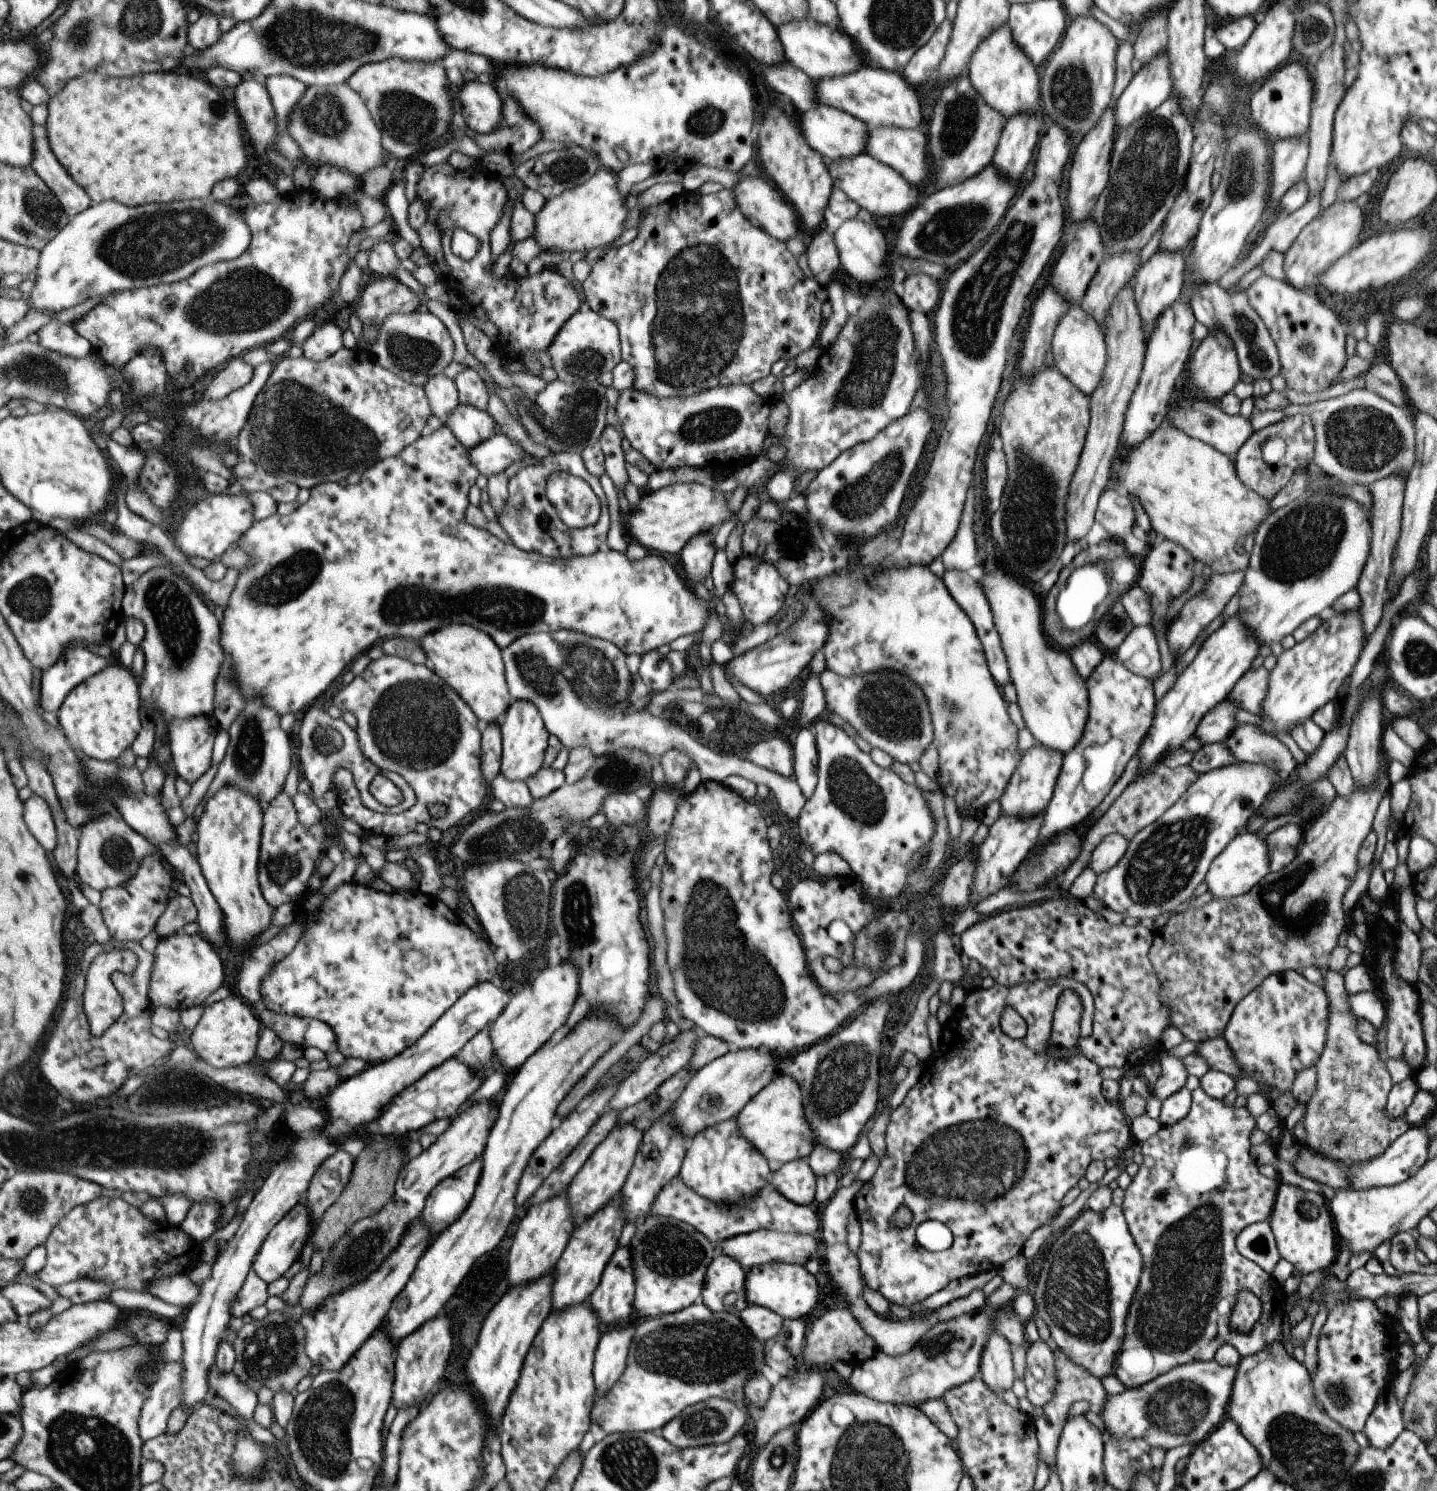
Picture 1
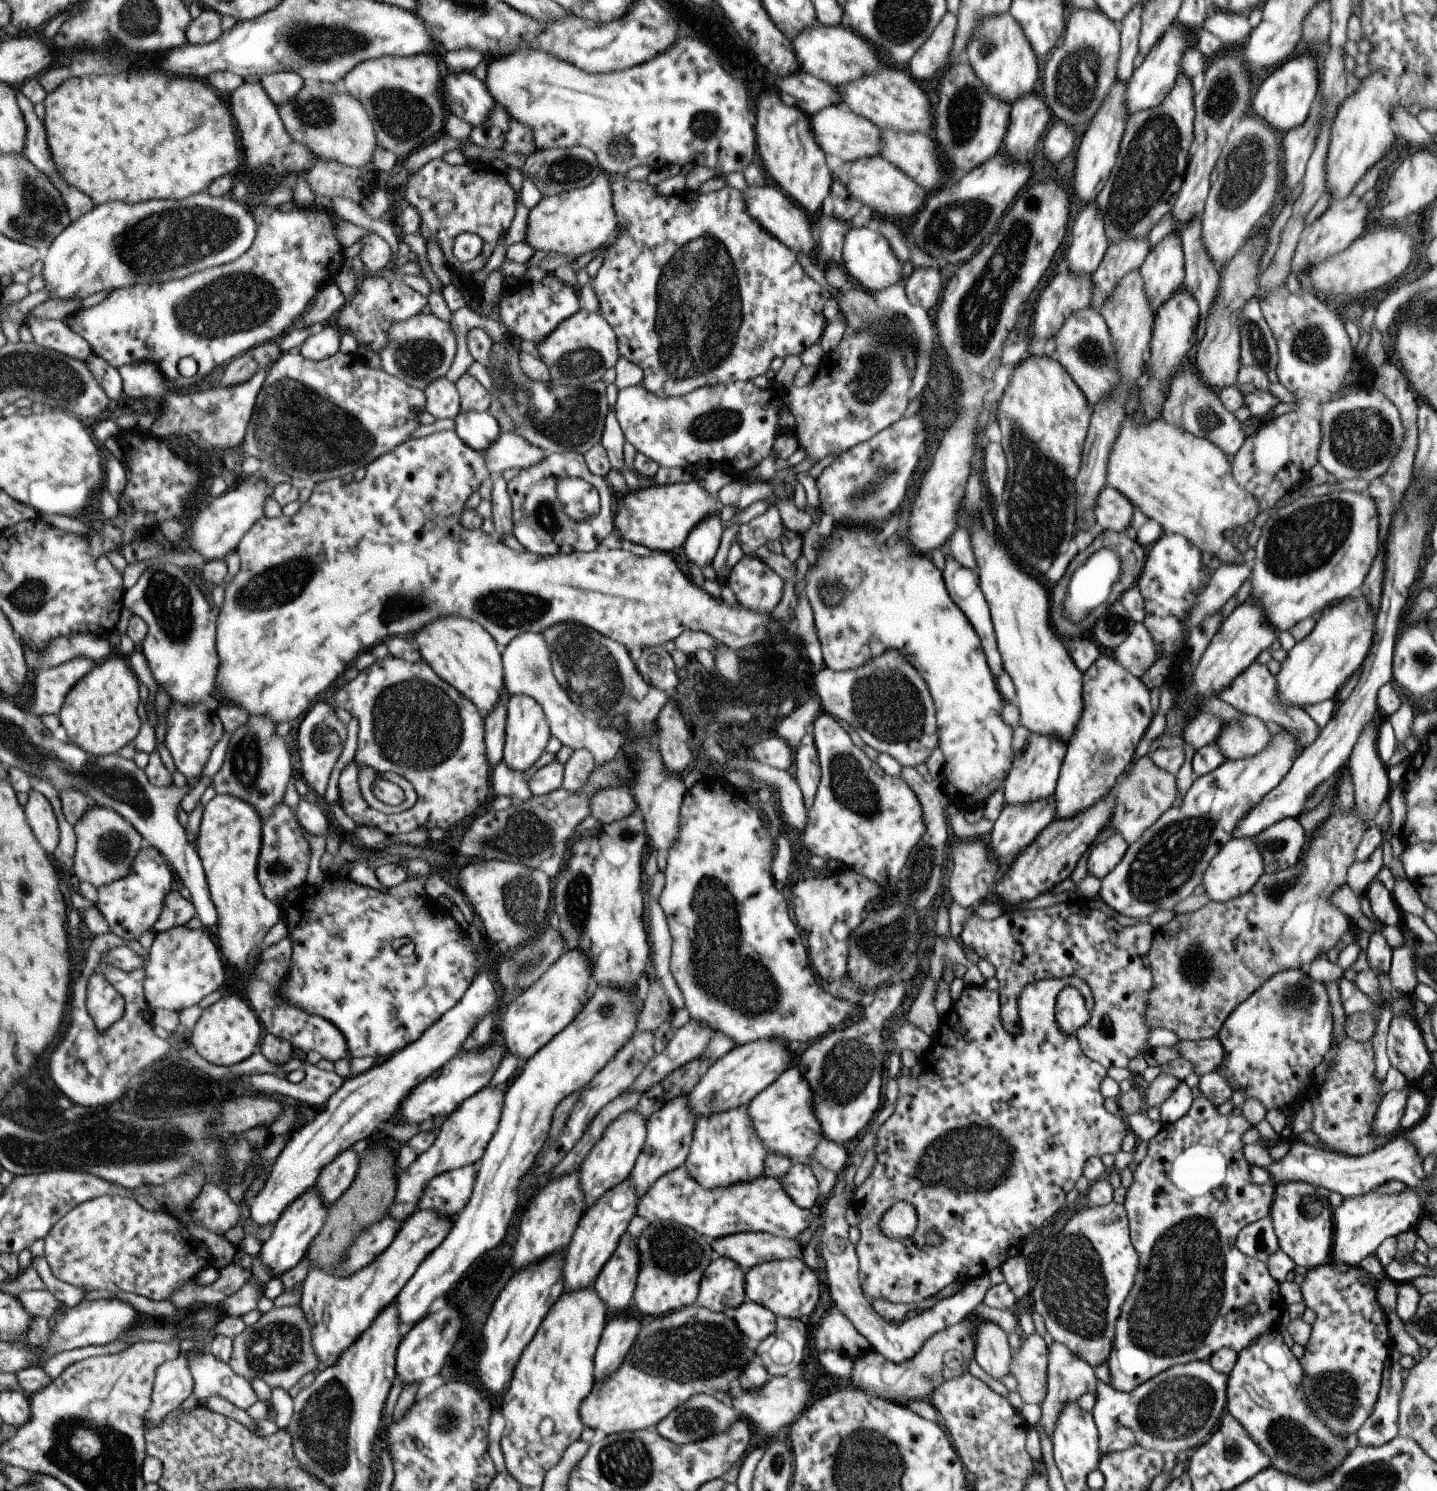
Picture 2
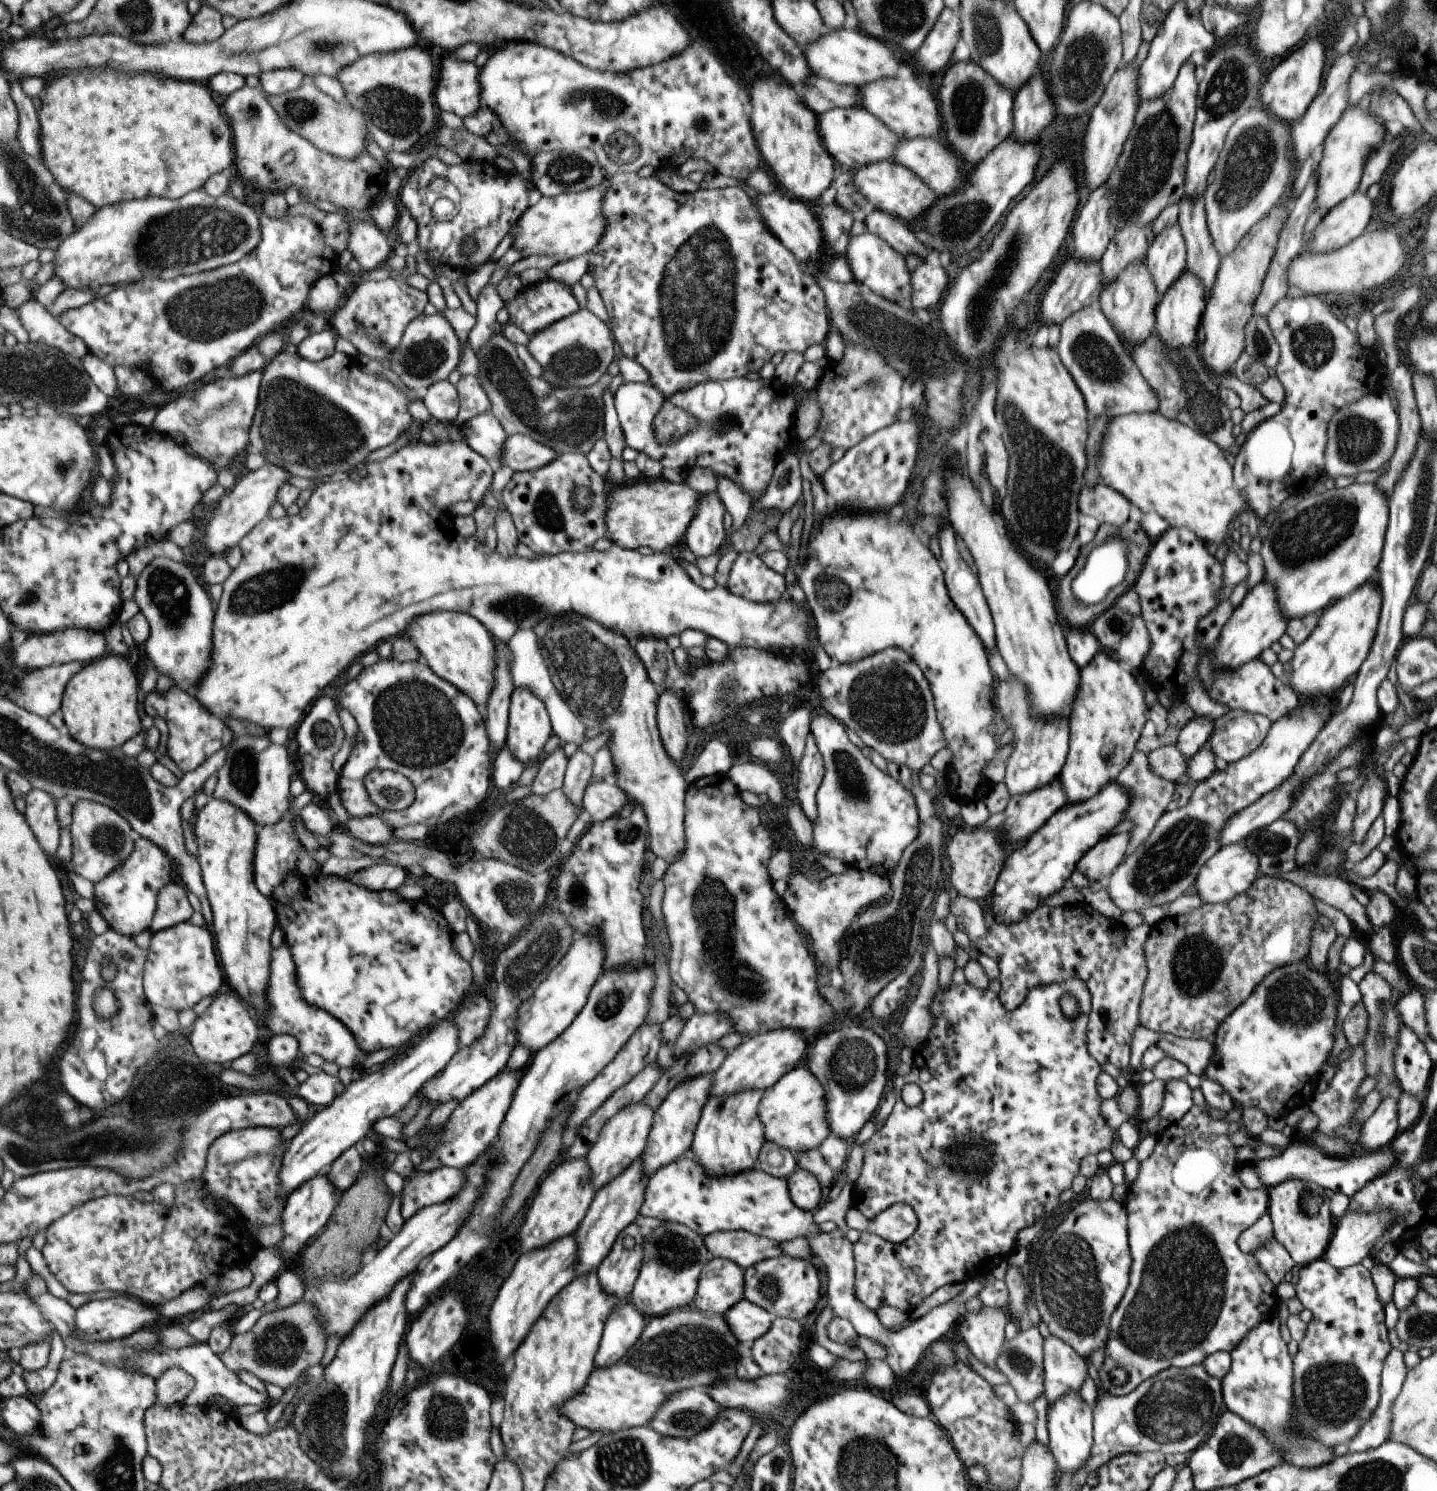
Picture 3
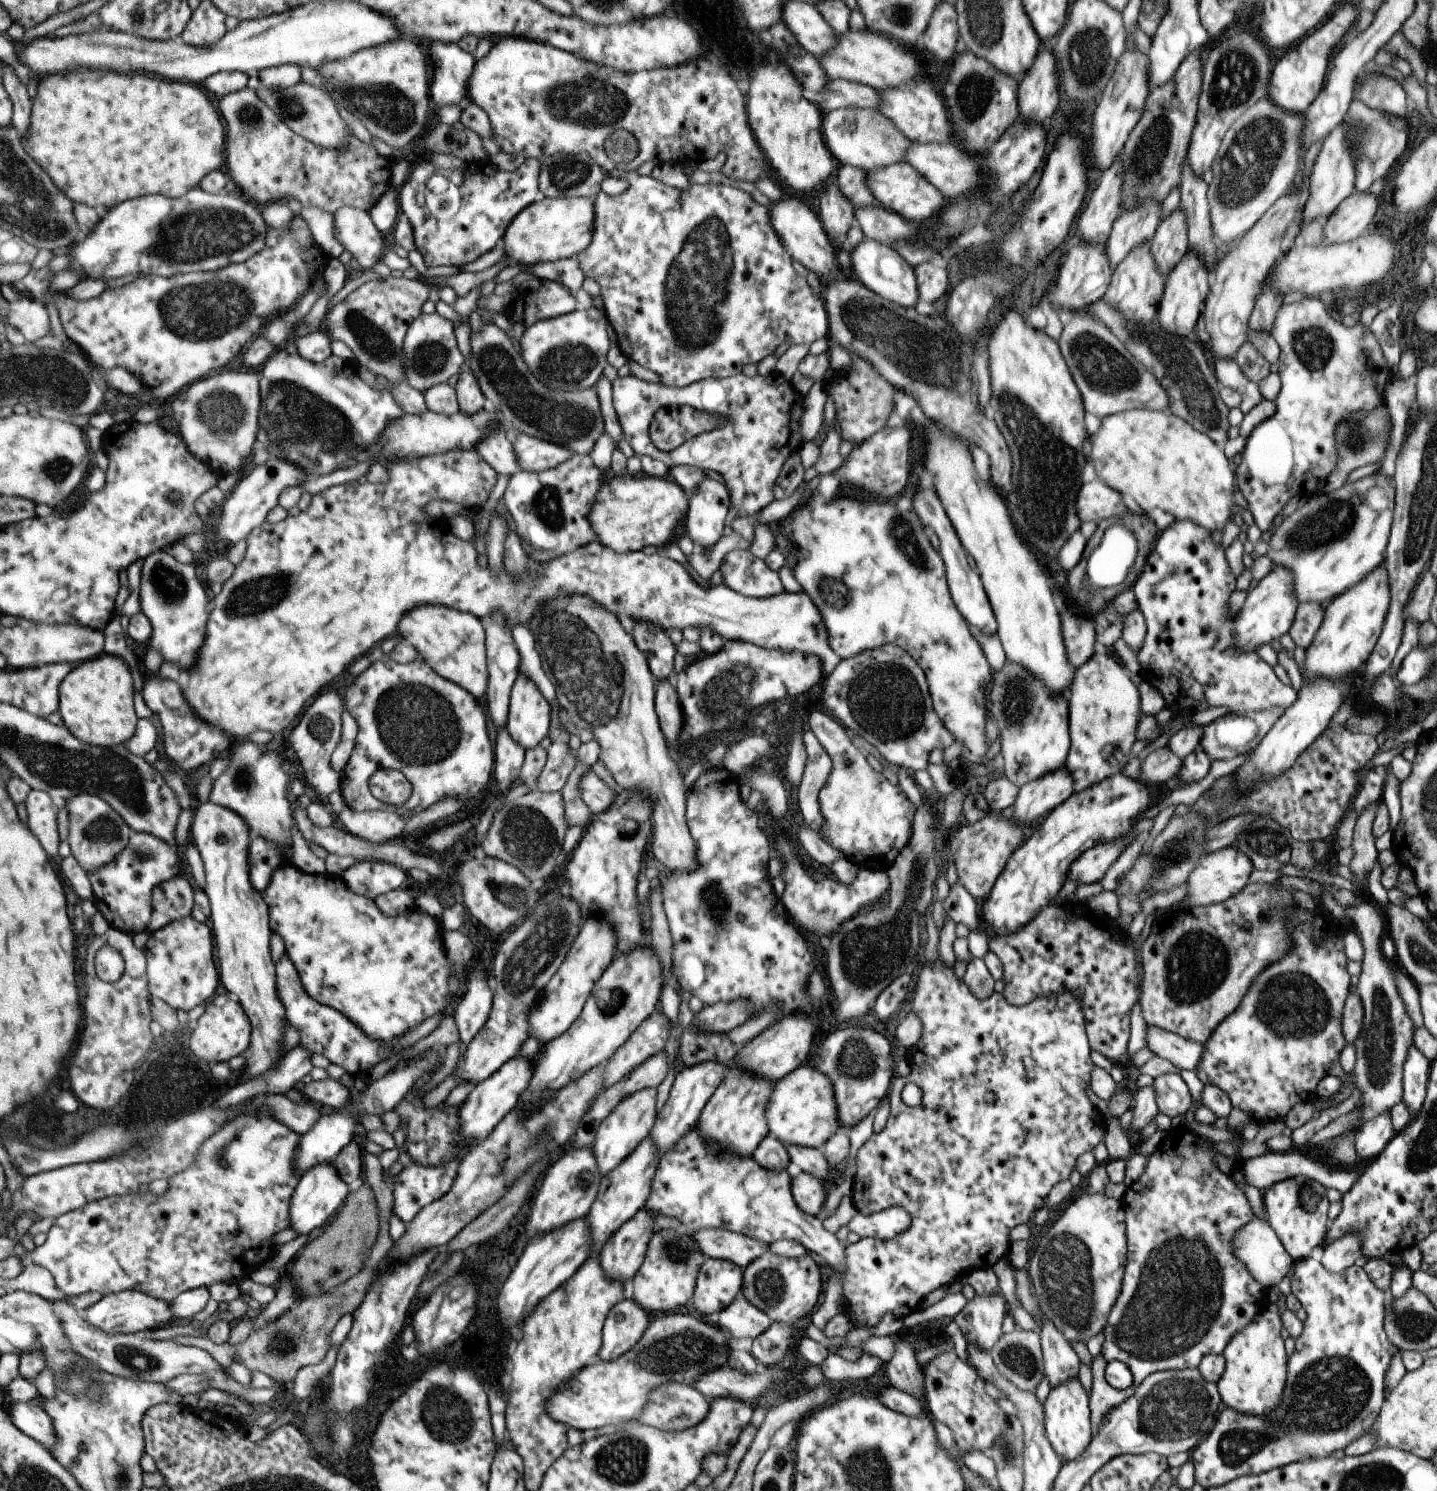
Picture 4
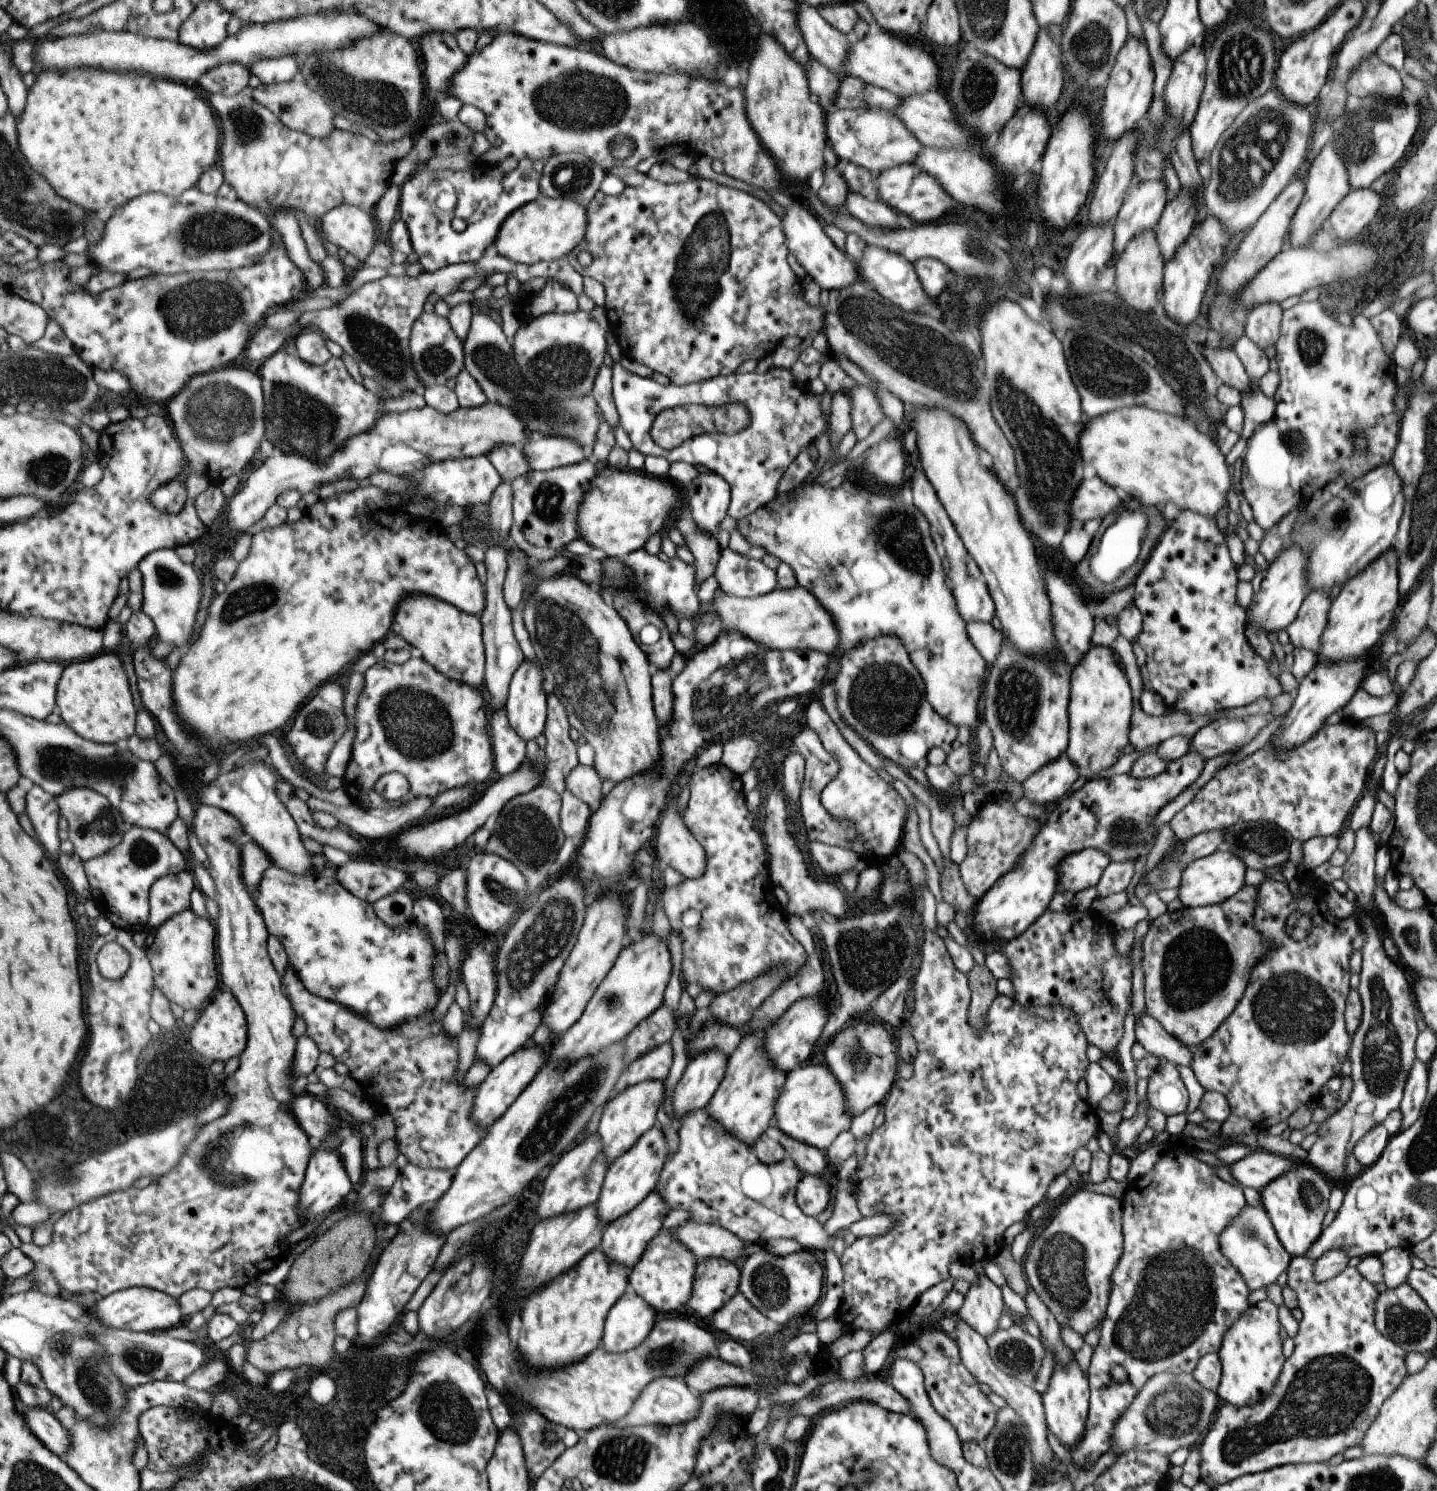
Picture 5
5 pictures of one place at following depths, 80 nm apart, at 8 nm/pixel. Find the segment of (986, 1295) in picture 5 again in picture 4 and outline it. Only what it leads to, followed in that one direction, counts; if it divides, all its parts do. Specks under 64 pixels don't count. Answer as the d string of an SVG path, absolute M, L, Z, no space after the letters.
M1001 1293L989 1296L974 1294L952 1320L967 1342L990 1352L990 1348L1000 1337L1001 1322L1006 1314L1006 1302Z

